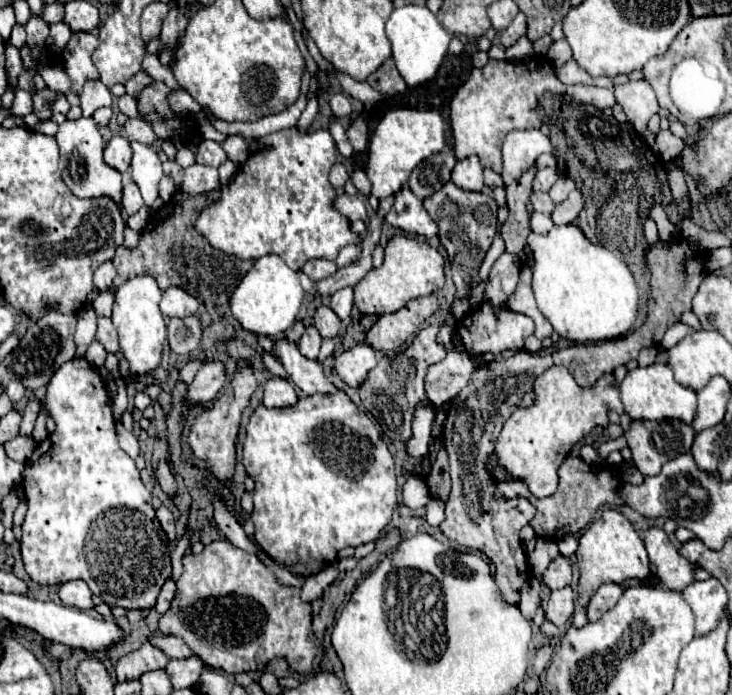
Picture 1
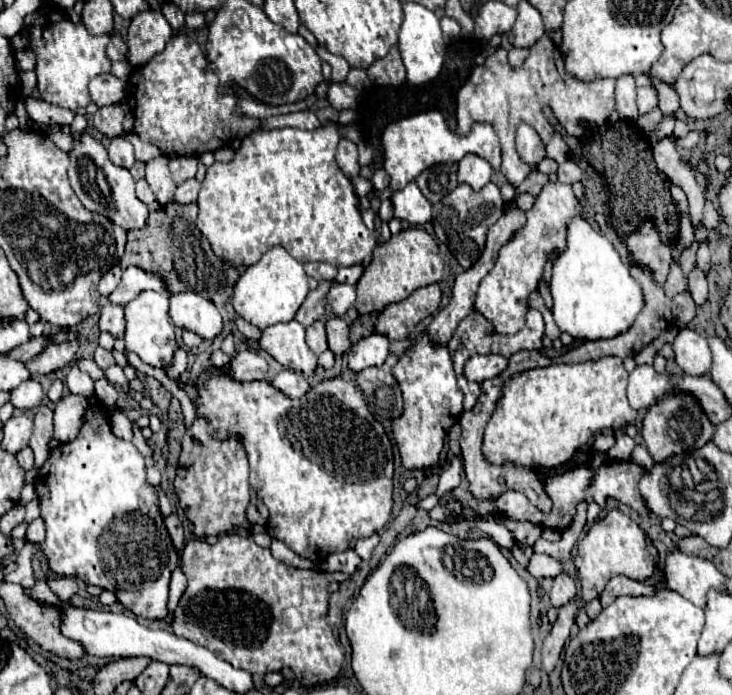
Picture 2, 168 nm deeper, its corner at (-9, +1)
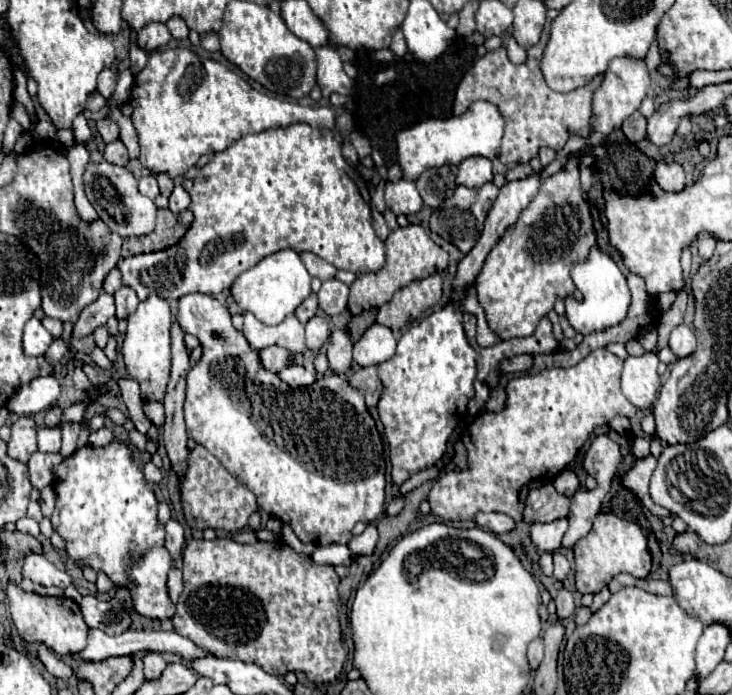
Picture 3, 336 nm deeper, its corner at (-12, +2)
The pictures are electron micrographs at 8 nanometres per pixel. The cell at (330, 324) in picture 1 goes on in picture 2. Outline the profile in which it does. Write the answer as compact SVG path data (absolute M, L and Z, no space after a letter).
M333 316L333 318L327 320L327 342L329 342L329 350L335 356L341 356L341 354L345 354L351 348L349 326L345 324L343 318Z

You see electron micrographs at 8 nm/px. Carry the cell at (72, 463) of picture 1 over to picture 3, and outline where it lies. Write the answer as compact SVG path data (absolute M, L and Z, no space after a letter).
M114 441L106 447L84 445L66 457L54 469L56 481L56 509L50 517L54 531L66 543L66 555L80 567L92 567L96 573L106 573L114 587L124 587L130 593L136 591L134 609L148 619L170 619L176 613L174 603L168 597L168 571L172 569L172 557L164 549L164 525L158 521L158 501L154 491L144 479L140 461L132 457L132 451L124 441Z

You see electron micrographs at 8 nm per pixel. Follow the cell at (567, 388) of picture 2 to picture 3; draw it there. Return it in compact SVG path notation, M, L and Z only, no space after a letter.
M596 349L574 367L514 377L506 385L504 409L476 417L462 437L468 441L464 443L470 459L468 471L446 473L432 485L428 495L432 515L464 523L472 521L478 511L494 511L520 521L528 491L552 483L596 427L608 425L616 415L632 419L638 413L620 391L622 367L624 363L614 353Z

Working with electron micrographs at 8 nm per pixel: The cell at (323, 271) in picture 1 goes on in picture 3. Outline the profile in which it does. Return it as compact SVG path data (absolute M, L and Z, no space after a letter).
M300 253L300 259L302 259L302 263L306 265L308 273L310 273L312 277L318 277L320 281L332 279L332 277L336 275L336 271L338 271L332 263L320 259L320 257L314 255L314 253Z

